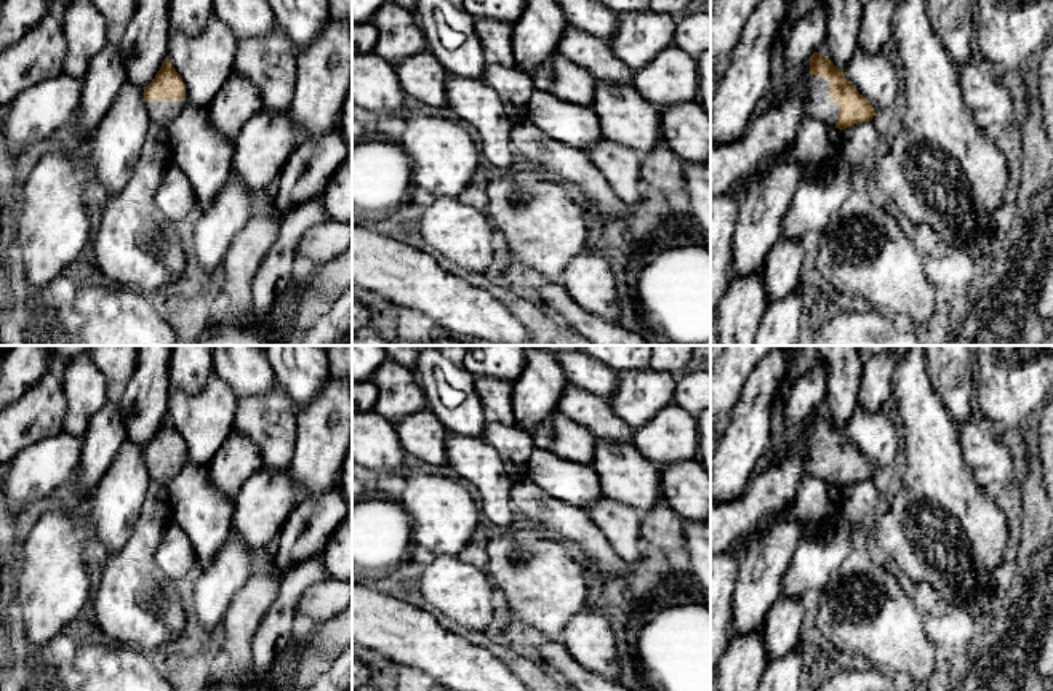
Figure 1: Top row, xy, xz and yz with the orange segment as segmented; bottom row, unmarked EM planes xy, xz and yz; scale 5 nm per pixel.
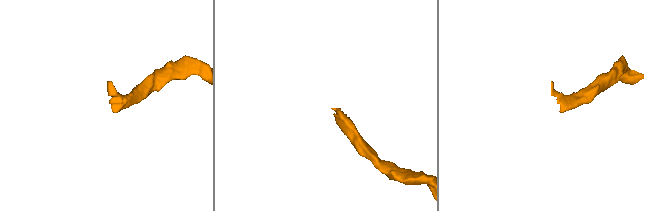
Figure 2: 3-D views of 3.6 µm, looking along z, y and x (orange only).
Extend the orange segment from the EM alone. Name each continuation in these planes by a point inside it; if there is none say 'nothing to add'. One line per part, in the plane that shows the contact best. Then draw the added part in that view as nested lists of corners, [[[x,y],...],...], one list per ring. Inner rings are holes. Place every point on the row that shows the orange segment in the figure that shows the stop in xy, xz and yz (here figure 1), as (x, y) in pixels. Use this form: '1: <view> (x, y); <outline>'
1: yz (818, 104); [[[810,59],[799,67],[794,80],[805,85],[808,117],[835,126],[839,122],[839,102],[829,99],[829,80],[810,74]]]

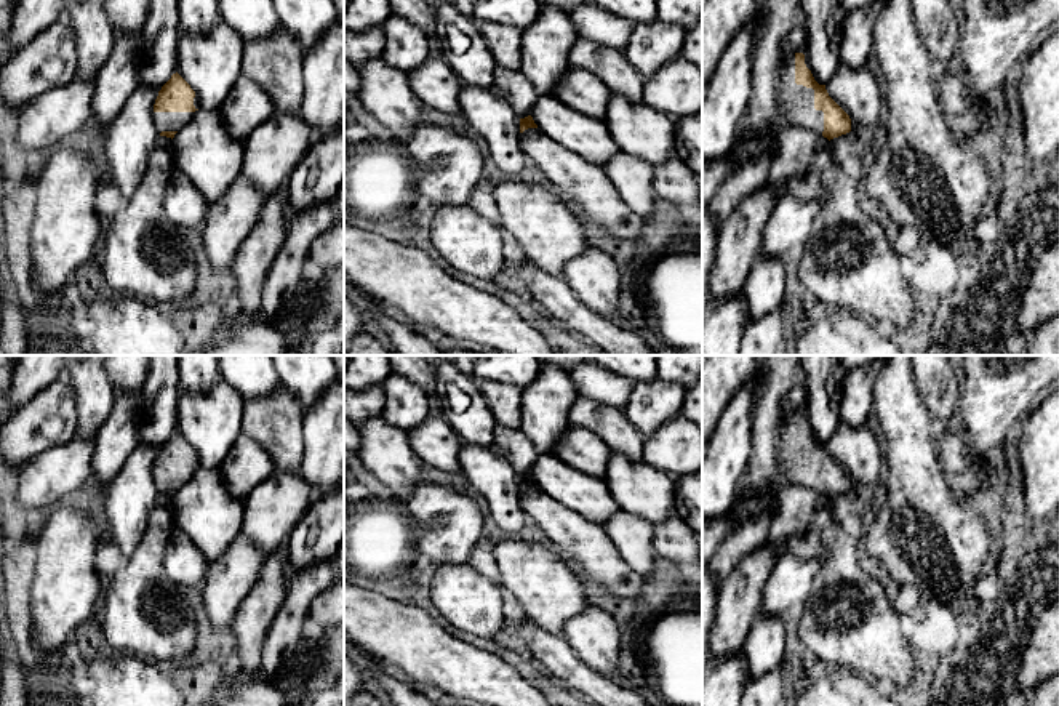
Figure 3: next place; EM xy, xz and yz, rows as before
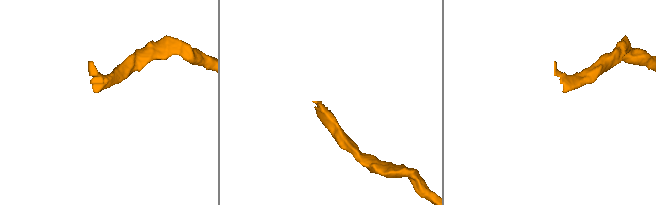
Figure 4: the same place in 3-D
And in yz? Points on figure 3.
1: yz (795, 103); [[[795,54],[777,64],[777,115],[784,125],[824,131],[824,112],[814,109],[814,90],[795,83]]]

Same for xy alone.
1: xy (165, 120); [[[154,112],[154,122],[158,133],[179,131],[195,112]]]

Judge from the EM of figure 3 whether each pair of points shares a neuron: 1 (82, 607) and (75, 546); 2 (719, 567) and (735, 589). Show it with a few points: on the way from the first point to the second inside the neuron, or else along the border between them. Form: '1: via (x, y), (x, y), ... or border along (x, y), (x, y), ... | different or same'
1: via (75, 593), (75, 561) | same
2: border along (752, 549), (722, 585) | different

